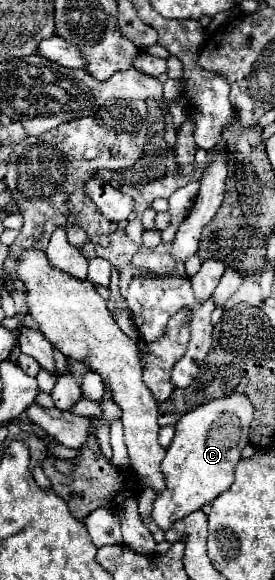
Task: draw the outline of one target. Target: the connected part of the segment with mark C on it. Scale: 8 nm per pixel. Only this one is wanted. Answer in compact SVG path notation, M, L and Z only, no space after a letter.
M234 393L232 397L212 399L178 421L176 435L162 461L166 487L158 491L152 511L152 519L162 531L206 503L212 503L234 483L234 467L240 461L240 451L248 445L252 415L254 407L248 397Z

